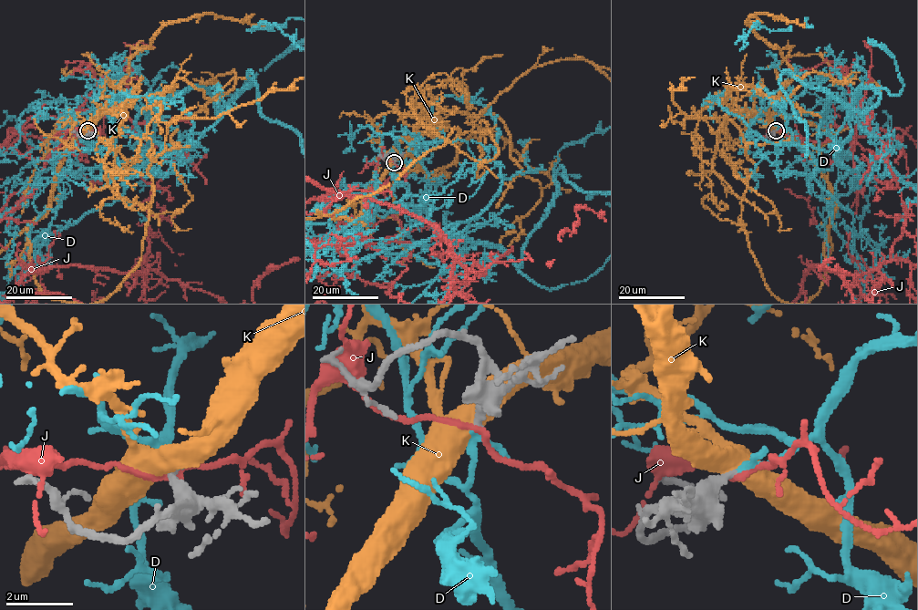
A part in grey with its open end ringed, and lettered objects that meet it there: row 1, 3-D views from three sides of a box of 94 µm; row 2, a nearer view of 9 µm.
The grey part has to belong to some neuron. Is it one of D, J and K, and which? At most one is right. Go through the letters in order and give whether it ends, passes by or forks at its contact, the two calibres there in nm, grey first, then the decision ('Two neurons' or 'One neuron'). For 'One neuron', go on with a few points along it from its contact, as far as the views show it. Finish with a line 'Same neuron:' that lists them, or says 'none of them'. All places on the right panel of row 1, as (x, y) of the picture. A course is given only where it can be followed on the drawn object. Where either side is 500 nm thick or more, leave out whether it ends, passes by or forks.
D: It passes by. Thickness 320 nm (grey) against 180 nm. One neuron
J: It passes by. Thickness 340 nm (grey) against 160 nm. Two neurons
K: Thickness 400 nm (grey) against 550 nm. Two neurons
Same neuron: D

